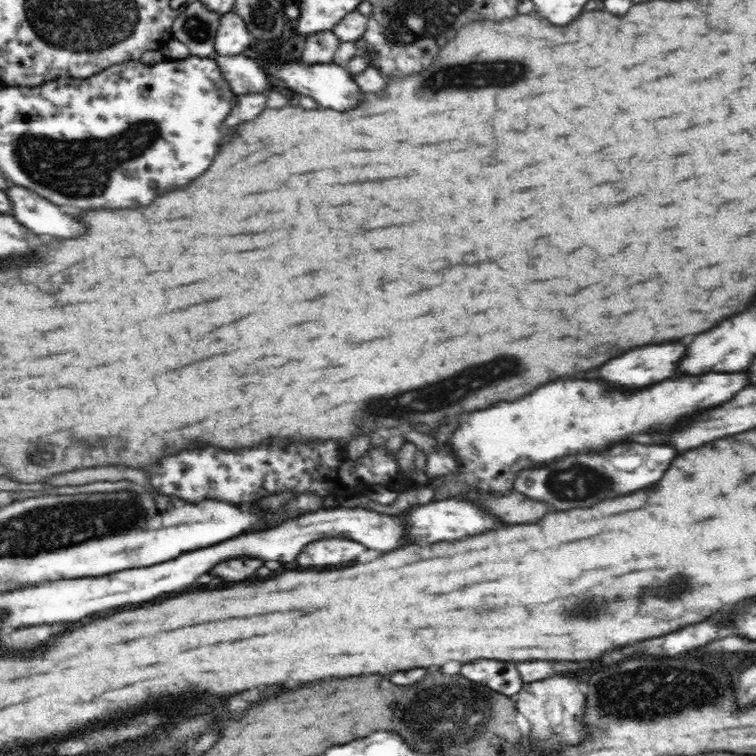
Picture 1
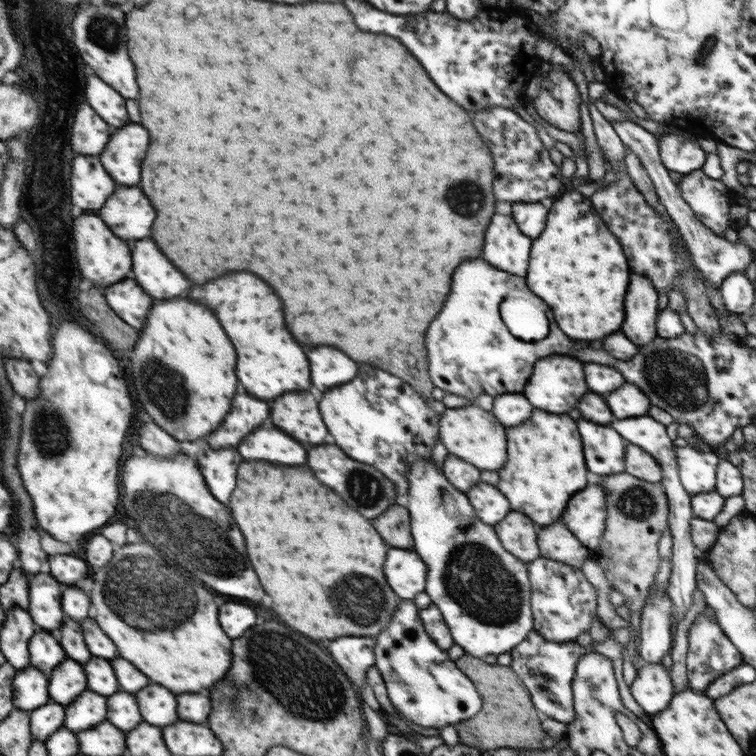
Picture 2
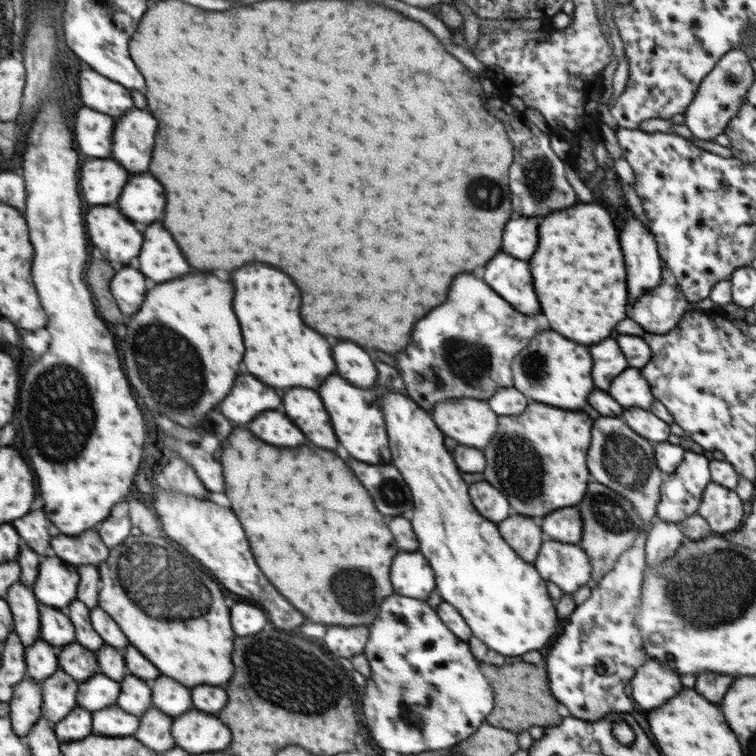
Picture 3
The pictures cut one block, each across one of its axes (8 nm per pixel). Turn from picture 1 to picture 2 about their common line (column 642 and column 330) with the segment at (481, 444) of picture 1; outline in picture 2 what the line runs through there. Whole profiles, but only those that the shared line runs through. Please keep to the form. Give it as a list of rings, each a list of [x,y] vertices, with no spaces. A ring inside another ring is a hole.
[[[364,364],[364,372],[356,380],[330,388],[320,400],[324,420],[332,428],[334,442],[352,456],[384,473],[398,488],[398,504],[406,506],[410,469],[418,459],[430,457],[439,437],[439,418],[404,379],[396,378],[380,368]]]

